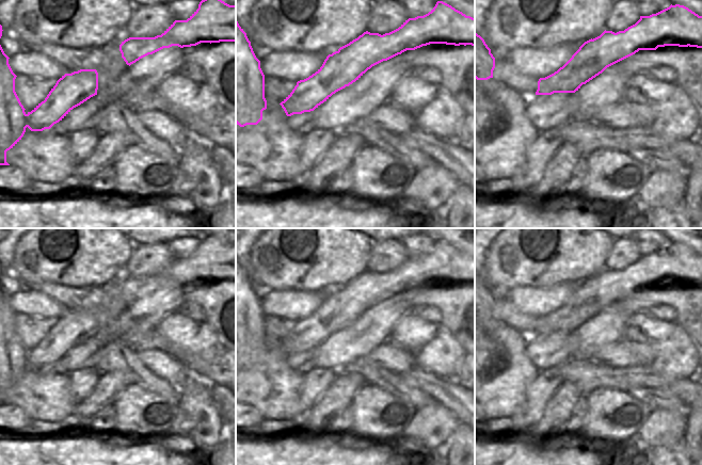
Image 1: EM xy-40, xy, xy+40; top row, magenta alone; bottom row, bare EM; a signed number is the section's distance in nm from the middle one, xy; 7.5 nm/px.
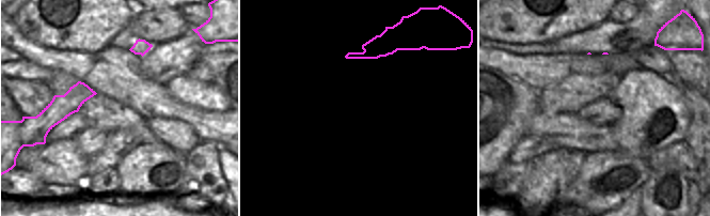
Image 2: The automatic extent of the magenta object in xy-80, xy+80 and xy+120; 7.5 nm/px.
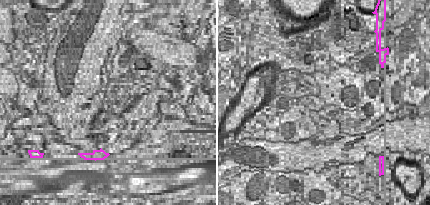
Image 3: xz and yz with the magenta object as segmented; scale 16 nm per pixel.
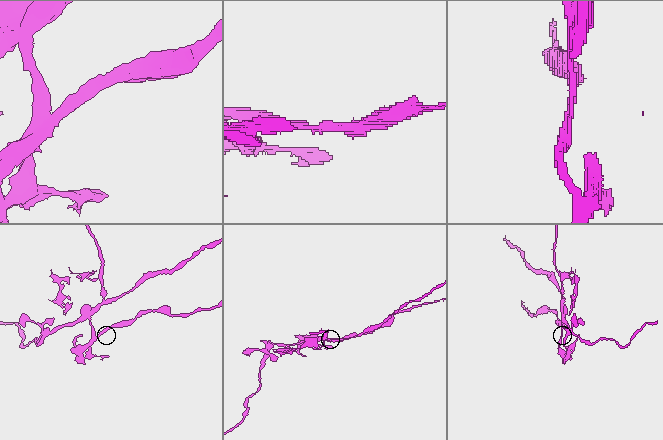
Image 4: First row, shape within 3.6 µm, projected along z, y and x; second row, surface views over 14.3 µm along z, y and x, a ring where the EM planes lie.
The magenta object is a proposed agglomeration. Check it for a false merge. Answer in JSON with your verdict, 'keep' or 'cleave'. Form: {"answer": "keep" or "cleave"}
{"answer": "cleave"}

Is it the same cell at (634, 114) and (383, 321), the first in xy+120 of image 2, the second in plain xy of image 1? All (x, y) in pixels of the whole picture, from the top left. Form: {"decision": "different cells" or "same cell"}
{"decision": "different cells"}

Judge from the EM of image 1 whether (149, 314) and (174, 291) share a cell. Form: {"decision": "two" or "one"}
{"decision": "one"}

